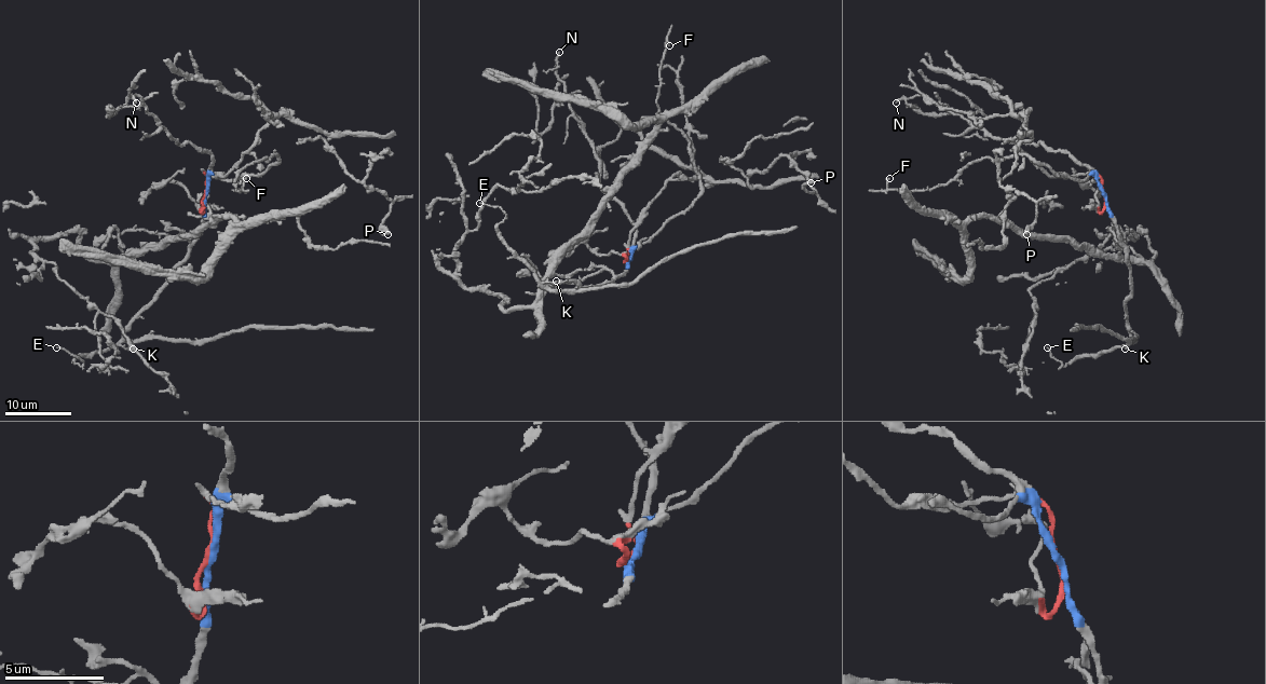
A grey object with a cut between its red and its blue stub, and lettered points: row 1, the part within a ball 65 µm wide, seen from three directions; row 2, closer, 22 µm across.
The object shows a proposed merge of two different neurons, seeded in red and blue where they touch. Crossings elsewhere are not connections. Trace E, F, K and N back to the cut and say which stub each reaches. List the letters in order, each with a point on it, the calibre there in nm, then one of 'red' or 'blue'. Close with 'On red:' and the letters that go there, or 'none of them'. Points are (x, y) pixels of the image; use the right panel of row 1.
E: place (1047, 347); calibre 100 nm; blue
F: place (889, 178); calibre 130 nm; blue
K: place (1125, 349); calibre 160 nm; blue
N: place (896, 103); calibre 170 nm; blue
On red: none of them

